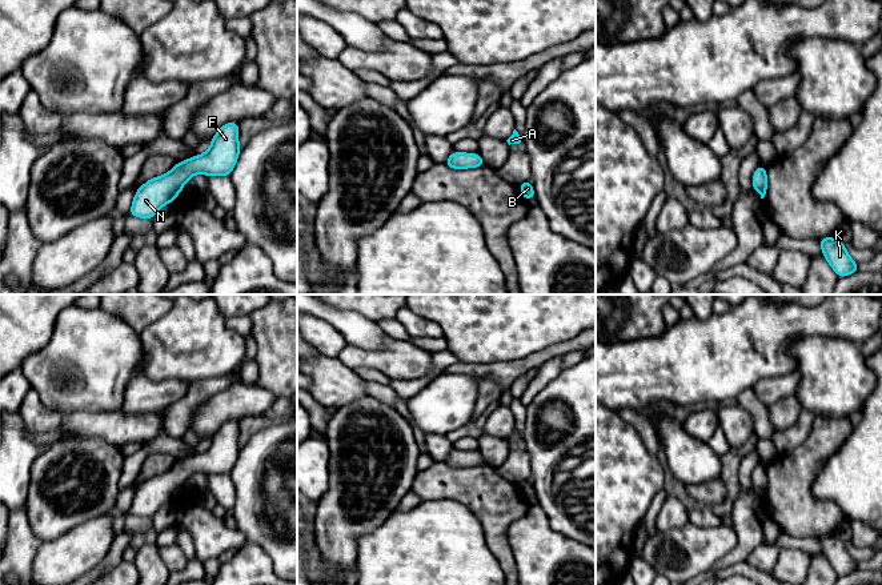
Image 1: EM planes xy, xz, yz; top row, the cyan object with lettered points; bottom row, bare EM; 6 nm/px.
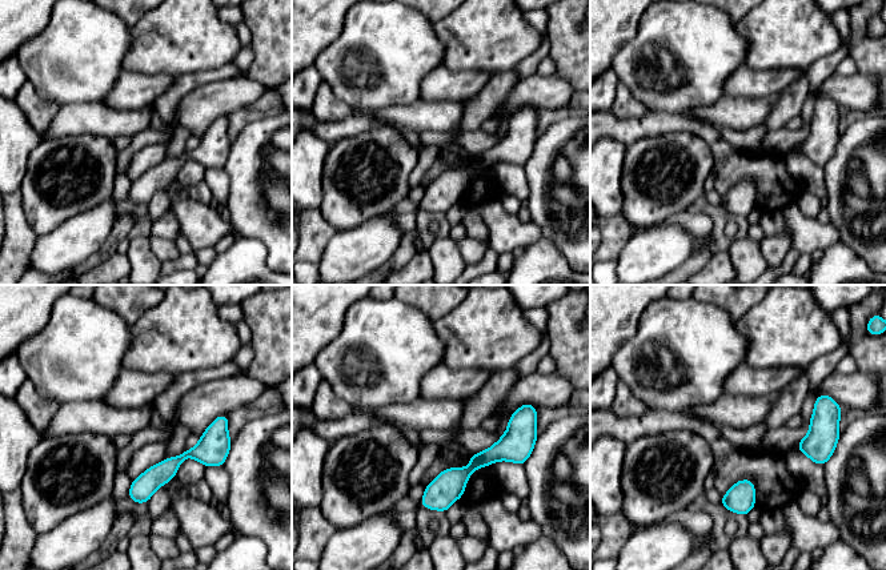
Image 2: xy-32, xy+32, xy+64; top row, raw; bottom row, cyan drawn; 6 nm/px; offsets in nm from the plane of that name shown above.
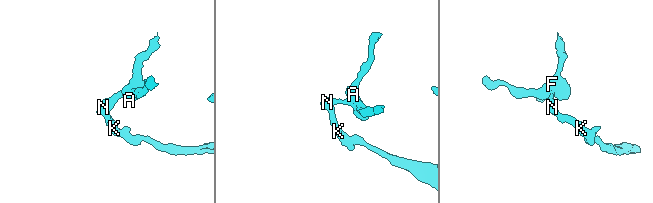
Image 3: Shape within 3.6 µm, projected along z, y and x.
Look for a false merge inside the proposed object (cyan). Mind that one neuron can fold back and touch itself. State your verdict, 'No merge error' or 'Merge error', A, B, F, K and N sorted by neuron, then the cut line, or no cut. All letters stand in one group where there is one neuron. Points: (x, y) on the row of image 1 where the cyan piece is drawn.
No merge error. Groups: A B F K N. No split

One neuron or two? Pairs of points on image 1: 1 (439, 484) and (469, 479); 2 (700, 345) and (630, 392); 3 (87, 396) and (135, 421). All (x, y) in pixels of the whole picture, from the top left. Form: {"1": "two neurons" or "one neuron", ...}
{"1": "one neuron", "2": "one neuron", "3": "two neurons"}

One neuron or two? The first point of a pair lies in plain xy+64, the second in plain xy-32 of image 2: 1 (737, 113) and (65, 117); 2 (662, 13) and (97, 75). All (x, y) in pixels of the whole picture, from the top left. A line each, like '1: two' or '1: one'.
1: one
2: one

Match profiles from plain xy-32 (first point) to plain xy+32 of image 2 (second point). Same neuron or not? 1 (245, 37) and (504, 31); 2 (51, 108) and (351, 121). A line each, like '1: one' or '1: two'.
1: two
2: two

